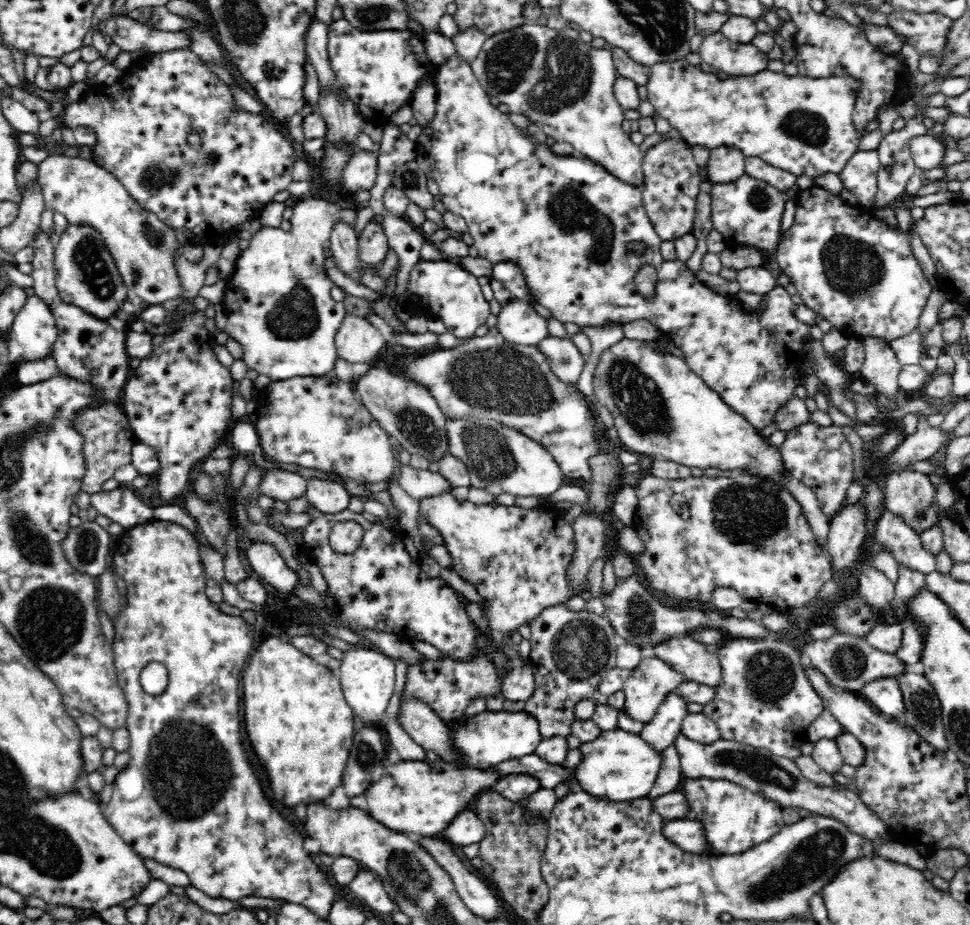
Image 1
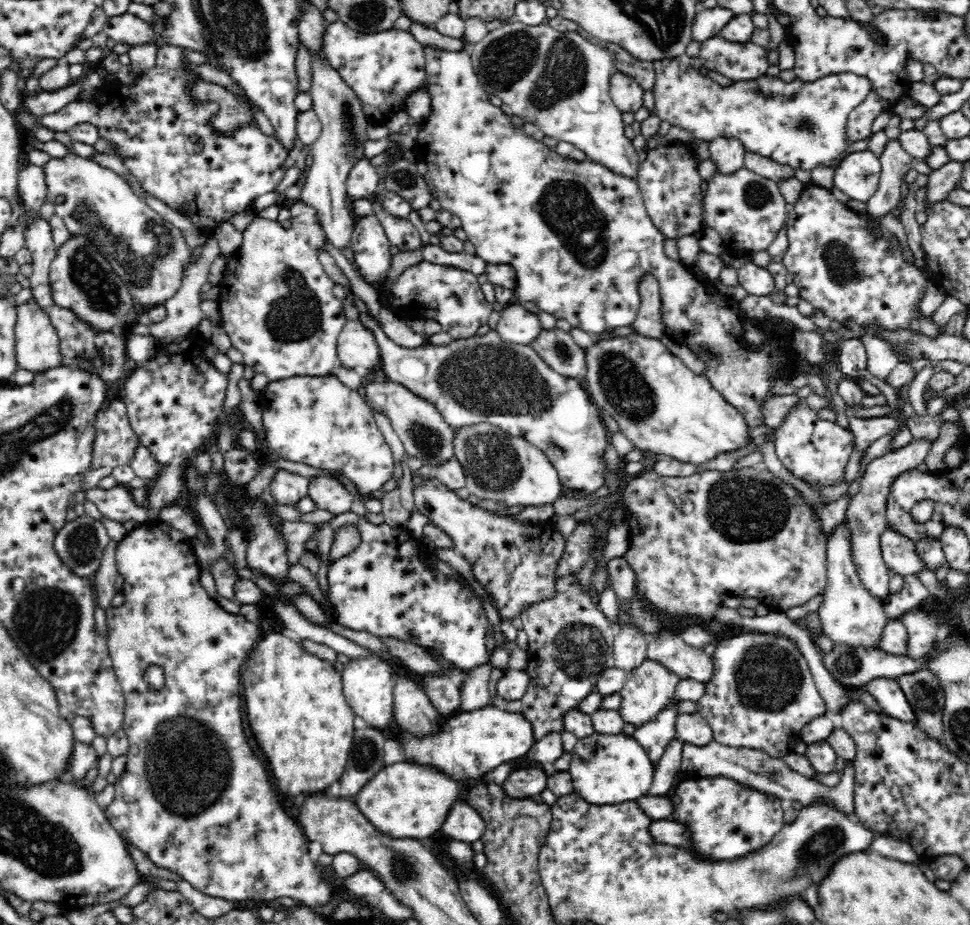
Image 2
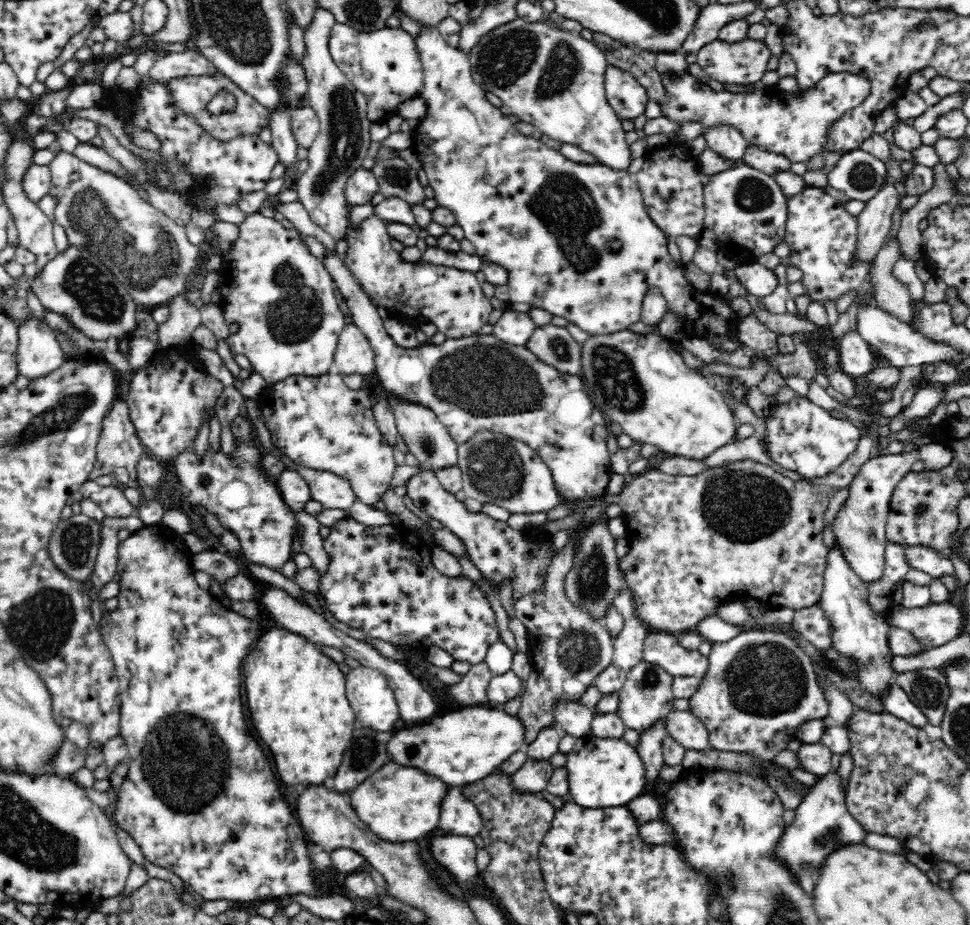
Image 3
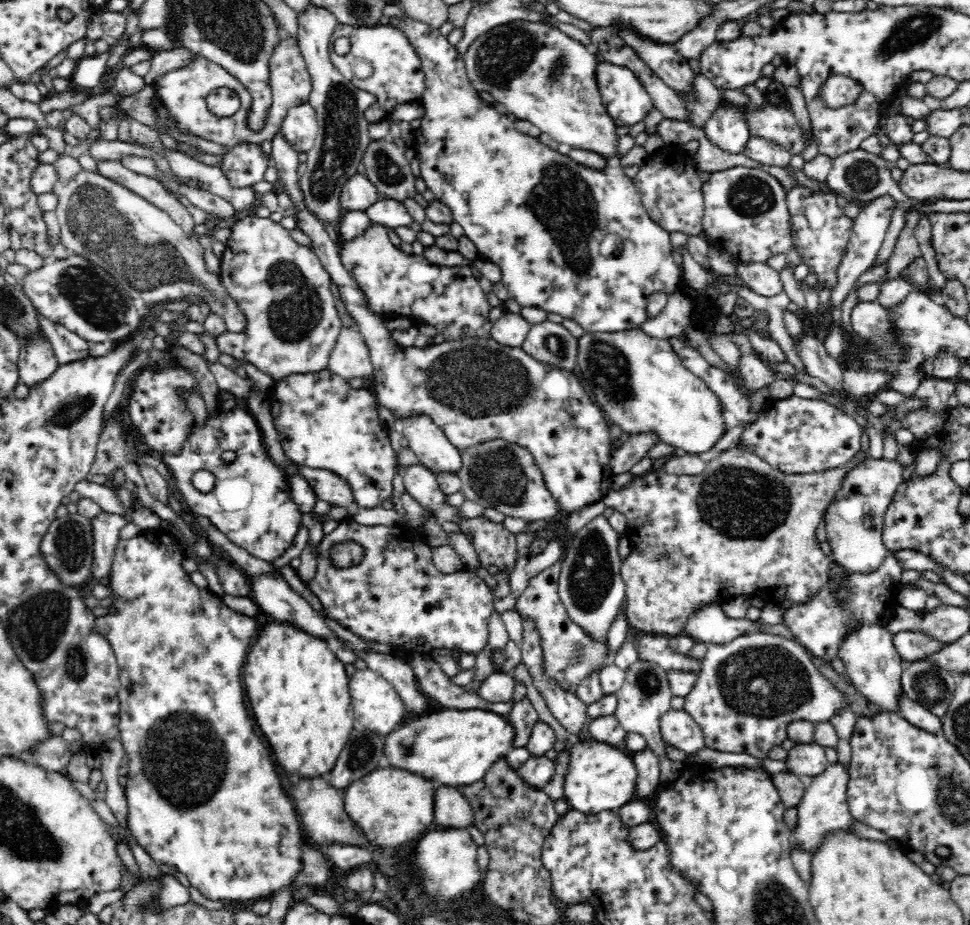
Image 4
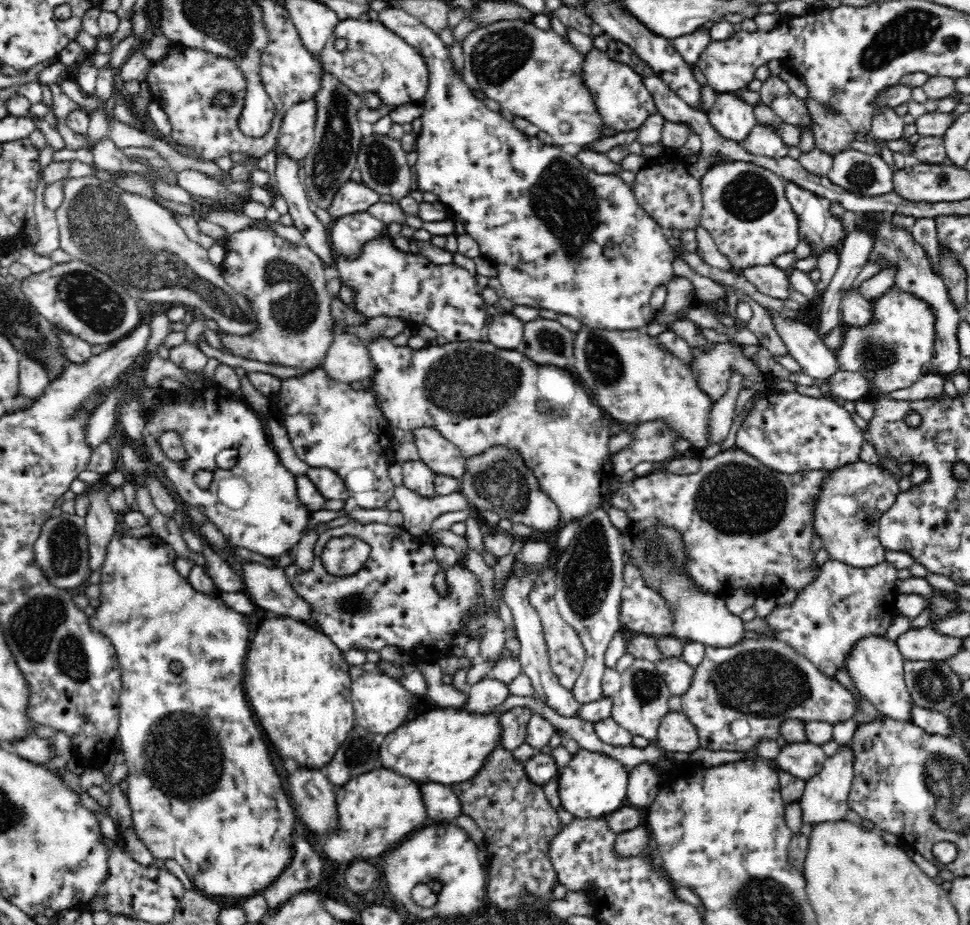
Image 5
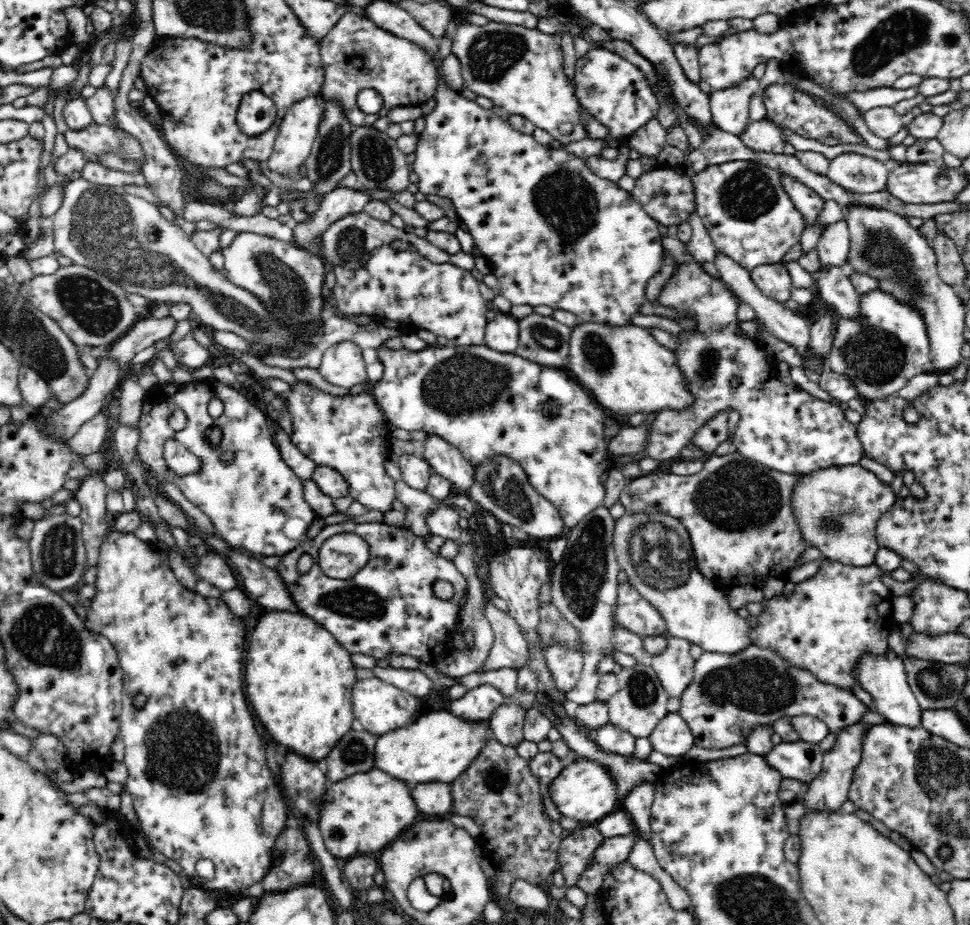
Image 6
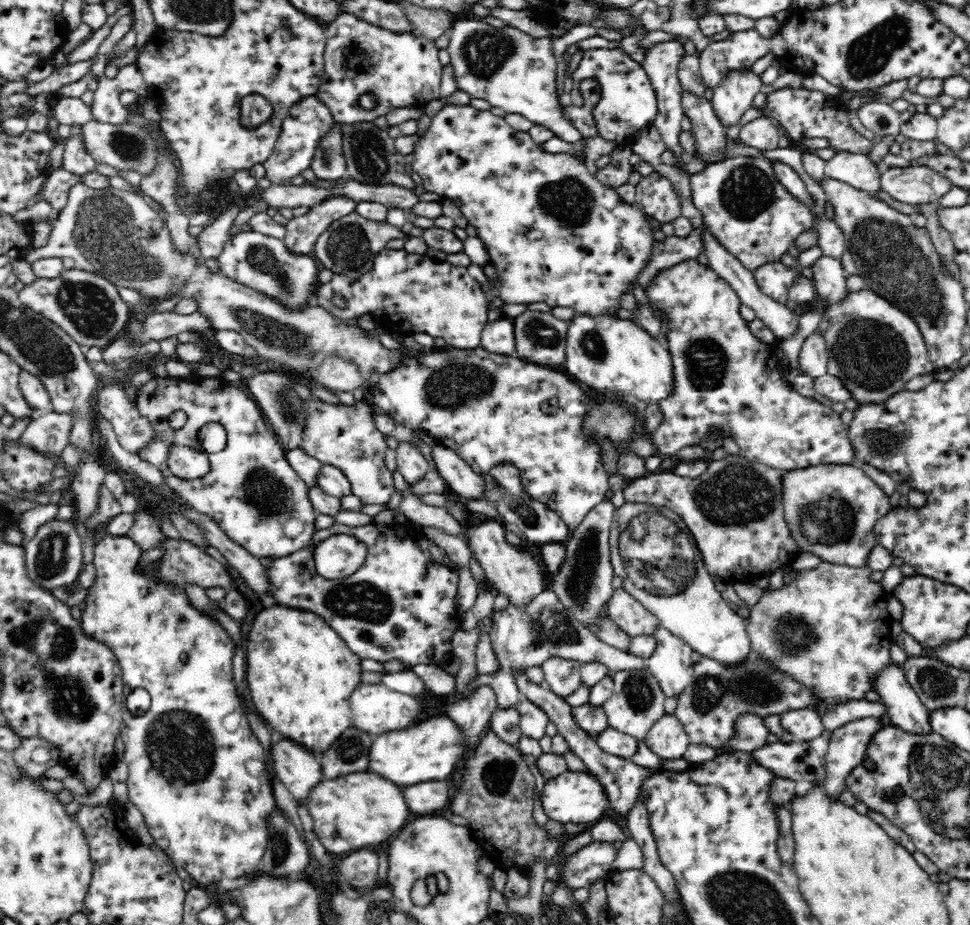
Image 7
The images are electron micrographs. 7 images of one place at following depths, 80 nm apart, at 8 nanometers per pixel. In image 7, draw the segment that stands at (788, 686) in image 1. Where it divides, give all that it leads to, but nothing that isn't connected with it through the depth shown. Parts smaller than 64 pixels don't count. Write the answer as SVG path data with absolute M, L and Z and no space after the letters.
M751 651L748 658L736 662L736 666L701 656L693 663L693 679L677 696L675 715L688 734L690 744L704 744L720 749L734 738L736 721L742 715L750 713L764 720L767 716L798 709L816 711L822 719L823 727L831 732L861 718L878 719L886 712L882 701L869 702L860 699L827 704L815 694L815 690L798 682L783 670L778 670L771 660Z

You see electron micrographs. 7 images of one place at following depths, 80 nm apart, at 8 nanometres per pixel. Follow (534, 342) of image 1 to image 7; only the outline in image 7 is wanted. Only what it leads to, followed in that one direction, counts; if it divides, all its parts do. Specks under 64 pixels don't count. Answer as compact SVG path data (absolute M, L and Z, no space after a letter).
M502 316L494 322L489 322L482 330L481 340L481 347L488 352L515 355L516 342L513 319Z

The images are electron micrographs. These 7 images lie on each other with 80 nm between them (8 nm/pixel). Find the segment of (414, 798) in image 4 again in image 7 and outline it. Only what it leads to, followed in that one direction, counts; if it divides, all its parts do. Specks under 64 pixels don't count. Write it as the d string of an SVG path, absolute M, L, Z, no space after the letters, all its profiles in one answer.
M371 771L352 773L342 778L320 782L308 797L308 811L314 819L316 834L322 846L328 853L334 854L346 852L350 854L368 848L381 850L383 846L378 844L384 844L385 847L388 840L391 840L408 823L408 816L412 814L412 811L408 809L408 803L404 801L404 789Z

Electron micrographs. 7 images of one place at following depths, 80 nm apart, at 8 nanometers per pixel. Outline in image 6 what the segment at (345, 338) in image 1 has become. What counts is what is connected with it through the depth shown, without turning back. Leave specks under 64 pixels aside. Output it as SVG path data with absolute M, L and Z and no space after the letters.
M346 340L333 343L322 356L318 371L326 382L350 389L356 384L366 384L366 363L358 344Z

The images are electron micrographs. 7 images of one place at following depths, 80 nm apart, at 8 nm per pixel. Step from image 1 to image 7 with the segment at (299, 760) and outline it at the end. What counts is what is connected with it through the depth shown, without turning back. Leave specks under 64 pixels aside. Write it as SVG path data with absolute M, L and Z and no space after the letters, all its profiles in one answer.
M280 604L265 608L256 616L246 644L246 684L250 696L254 696L252 702L282 738L290 738L312 754L324 754L352 726L350 696L361 683L361 658L352 653L322 617Z

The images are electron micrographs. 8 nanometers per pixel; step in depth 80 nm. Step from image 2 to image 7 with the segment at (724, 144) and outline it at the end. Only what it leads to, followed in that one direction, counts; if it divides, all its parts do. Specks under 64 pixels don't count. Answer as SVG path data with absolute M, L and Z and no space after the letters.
M750 69L748 72L730 73L713 89L709 101L724 129L731 129L738 124L744 112L752 106L761 85L760 76Z

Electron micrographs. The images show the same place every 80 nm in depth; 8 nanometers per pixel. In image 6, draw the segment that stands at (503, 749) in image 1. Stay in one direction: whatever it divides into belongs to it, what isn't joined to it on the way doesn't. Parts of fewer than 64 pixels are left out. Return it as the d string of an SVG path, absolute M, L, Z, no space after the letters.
M449 709L433 710L426 712L426 714L423 712L415 722L379 736L380 738L376 742L374 767L404 781L408 786L428 782L451 784L454 780L458 780L466 770L470 770L472 762L476 761L476 758L480 758L480 752L486 748L488 740L493 739L489 720L465 720L465 718L452 714Z

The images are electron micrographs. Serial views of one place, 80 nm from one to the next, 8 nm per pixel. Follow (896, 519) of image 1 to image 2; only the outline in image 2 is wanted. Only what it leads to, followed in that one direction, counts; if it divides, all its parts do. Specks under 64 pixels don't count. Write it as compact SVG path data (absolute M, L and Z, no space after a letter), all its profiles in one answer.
M887 521L880 536L881 553L889 570L900 576L906 576L929 569L916 552L916 541L894 530Z

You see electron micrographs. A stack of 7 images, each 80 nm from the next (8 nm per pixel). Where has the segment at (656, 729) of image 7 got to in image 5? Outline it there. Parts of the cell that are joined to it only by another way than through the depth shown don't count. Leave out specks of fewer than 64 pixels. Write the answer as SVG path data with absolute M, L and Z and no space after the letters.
M681 711L664 715L658 729L660 747L666 752L678 752L683 757L700 749L700 737L692 721Z

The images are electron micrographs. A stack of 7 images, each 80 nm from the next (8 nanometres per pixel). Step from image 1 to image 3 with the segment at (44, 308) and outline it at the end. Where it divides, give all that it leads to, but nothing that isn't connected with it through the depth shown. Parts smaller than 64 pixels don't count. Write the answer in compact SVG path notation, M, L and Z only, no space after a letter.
M32 312L24 319L17 329L17 369L30 379L46 376L66 362L64 351L46 322Z

